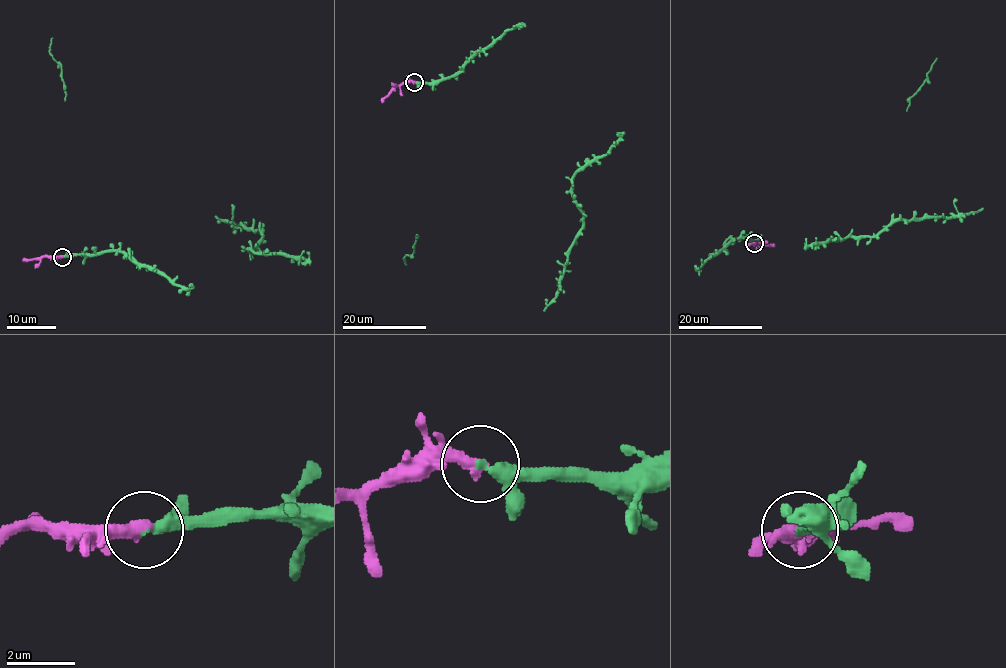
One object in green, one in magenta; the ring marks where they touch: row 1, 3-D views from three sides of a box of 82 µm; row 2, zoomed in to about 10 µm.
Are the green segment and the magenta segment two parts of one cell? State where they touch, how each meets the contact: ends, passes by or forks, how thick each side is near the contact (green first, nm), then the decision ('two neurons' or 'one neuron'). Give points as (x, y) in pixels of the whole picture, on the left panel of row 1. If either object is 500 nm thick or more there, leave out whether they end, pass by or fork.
at (62, 257); green ends there; magenta ends there; 360 nm thick on the green side, 420 nm on the other; one neuron

